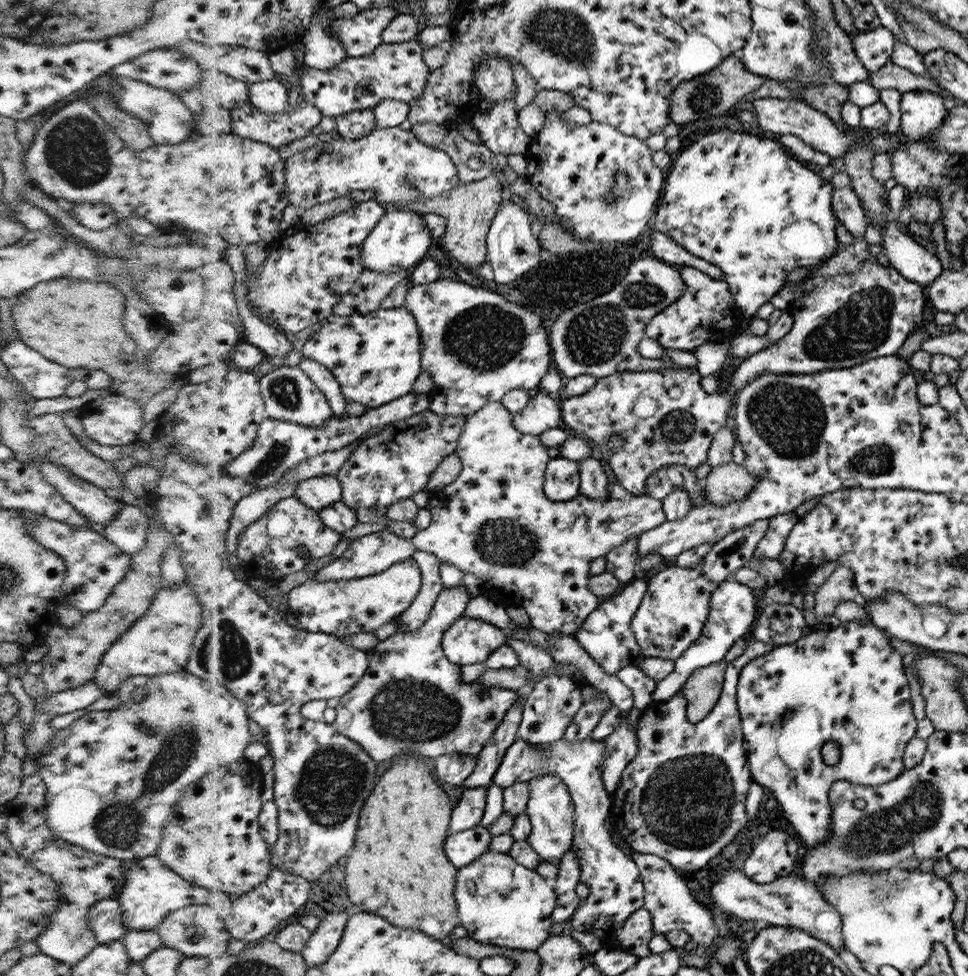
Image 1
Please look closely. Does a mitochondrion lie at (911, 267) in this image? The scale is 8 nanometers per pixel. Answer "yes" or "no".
no

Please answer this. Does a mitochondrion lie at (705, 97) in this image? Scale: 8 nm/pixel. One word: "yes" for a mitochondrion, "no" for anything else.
yes

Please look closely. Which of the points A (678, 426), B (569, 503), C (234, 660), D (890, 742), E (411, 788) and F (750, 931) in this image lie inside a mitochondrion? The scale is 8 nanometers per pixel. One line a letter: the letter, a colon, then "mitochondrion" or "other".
A: mitochondrion
B: other
C: mitochondrion
D: other
E: other
F: other

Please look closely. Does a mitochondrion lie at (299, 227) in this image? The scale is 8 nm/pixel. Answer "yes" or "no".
no

